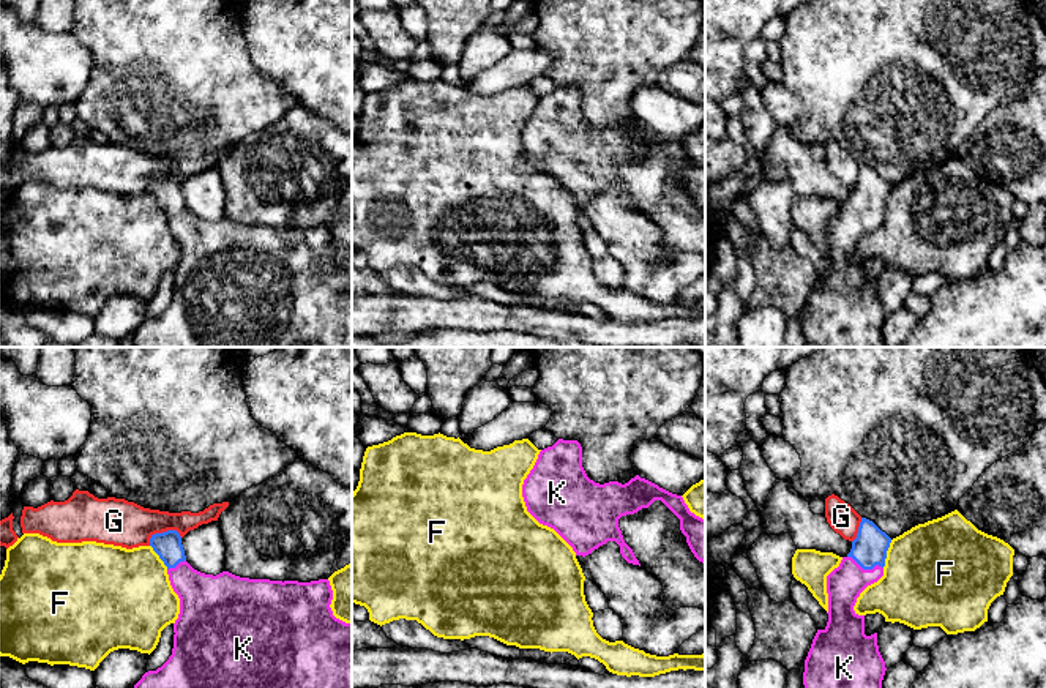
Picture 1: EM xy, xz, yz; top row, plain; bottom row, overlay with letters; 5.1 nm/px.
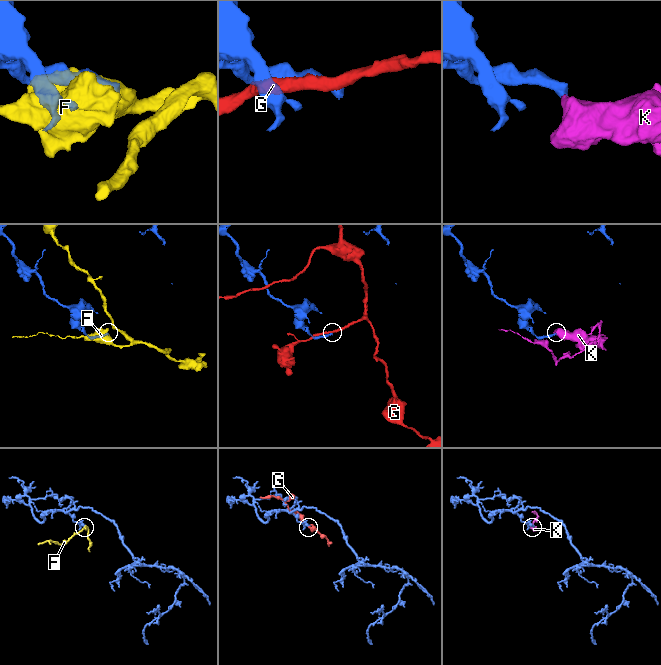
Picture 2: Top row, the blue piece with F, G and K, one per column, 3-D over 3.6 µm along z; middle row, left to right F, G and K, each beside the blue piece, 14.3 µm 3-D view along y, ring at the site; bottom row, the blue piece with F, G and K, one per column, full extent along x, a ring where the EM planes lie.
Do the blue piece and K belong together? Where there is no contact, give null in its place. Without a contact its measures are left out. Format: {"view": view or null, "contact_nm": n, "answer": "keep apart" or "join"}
{"view": "yz", "contact_nm": 200, "answer": "join"}

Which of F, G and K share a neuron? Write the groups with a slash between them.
F / G / K

